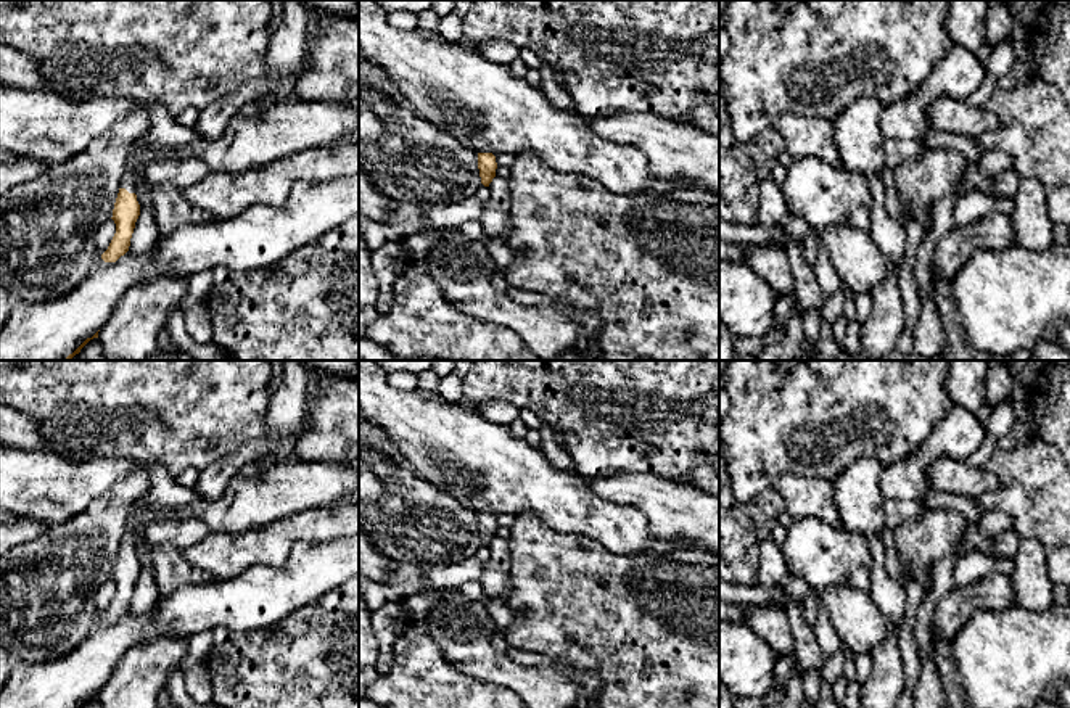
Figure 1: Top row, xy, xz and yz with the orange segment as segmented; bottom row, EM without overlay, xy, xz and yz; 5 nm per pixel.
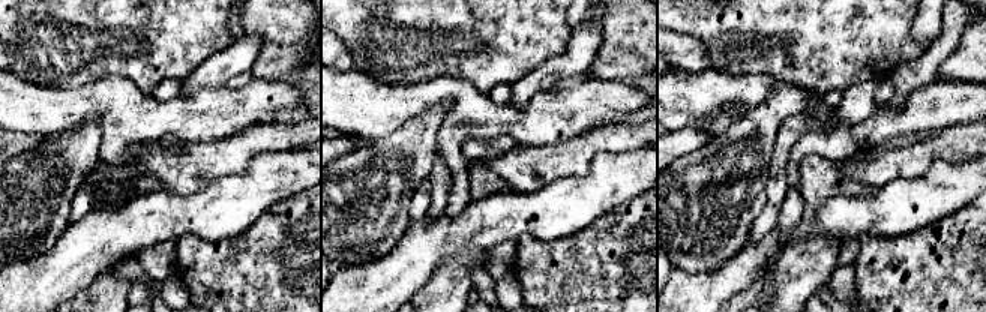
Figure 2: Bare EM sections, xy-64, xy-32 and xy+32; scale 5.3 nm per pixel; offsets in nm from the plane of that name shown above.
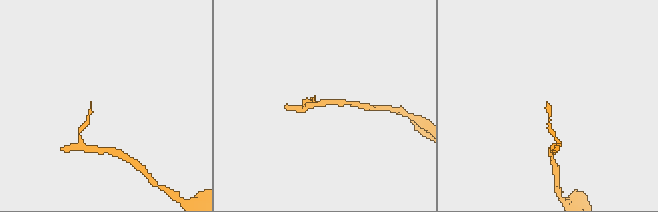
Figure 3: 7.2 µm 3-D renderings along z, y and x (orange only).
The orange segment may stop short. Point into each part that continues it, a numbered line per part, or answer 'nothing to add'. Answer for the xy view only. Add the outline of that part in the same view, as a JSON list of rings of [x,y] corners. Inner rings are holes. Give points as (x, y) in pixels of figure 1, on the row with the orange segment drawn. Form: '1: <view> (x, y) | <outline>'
1: xy (129, 179) | [[[130,153],[126,164],[126,172],[119,182],[119,188],[126,188],[129,193],[137,191],[137,172],[135,166],[138,164],[138,159]]]

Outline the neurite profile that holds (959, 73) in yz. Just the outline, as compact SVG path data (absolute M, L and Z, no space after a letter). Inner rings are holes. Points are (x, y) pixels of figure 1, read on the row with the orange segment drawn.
M953 43L920 87L883 109L880 126L885 138L924 142L932 129L927 108L943 97L965 100L985 77L977 51Z

